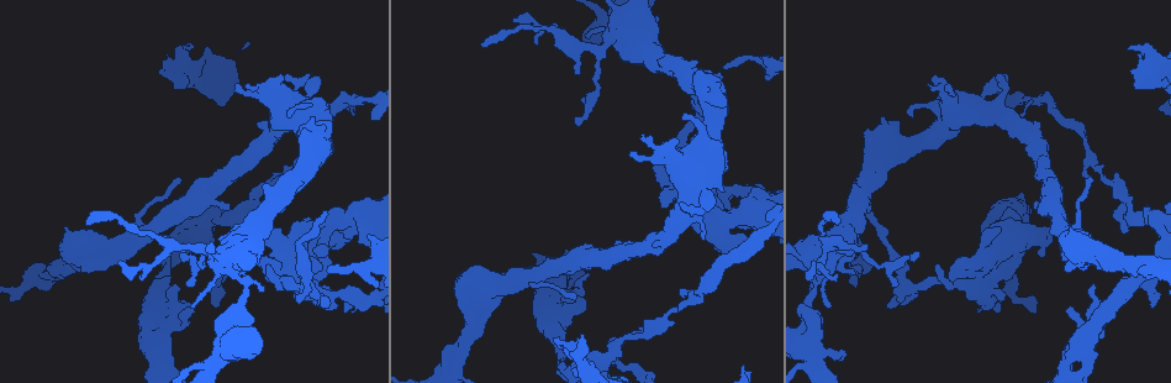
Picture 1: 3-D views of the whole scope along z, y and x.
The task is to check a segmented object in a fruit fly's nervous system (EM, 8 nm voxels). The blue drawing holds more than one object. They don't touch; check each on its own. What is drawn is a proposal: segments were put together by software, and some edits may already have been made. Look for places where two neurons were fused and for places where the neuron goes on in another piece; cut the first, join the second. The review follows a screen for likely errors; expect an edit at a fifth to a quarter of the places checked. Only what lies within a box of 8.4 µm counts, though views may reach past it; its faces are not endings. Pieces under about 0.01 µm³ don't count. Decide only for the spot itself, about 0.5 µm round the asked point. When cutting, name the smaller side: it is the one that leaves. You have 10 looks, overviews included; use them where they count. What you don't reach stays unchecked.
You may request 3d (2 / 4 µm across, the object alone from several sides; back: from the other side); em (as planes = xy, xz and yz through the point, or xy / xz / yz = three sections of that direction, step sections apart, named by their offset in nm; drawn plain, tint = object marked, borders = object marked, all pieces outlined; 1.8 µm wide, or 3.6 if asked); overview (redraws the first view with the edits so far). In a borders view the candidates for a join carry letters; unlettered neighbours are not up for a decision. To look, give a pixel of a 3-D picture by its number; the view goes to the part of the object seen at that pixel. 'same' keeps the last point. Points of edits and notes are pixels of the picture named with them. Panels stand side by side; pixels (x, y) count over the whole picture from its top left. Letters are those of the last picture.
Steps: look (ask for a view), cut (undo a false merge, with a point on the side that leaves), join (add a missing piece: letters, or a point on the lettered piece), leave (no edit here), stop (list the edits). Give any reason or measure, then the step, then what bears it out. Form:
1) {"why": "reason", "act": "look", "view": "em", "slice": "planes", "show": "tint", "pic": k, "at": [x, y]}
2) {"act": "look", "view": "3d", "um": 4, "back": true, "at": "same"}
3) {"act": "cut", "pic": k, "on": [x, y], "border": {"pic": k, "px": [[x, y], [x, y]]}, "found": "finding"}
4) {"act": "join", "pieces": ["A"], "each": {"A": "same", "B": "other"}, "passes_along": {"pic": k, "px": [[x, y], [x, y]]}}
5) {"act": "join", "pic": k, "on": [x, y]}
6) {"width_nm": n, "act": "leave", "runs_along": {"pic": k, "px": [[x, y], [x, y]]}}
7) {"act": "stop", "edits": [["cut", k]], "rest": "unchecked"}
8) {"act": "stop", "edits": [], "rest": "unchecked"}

{"why": "looks like a crossing", "act": "look", "view": "3d", "um": 4, "pic": 1, "at": [840, 246]}

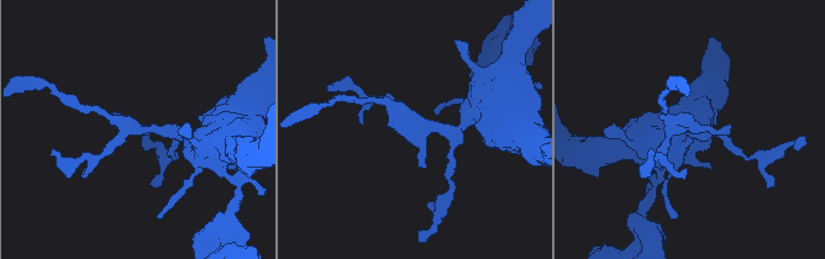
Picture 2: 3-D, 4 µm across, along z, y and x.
{"act": "look", "view": "em", "slice": "planes", "show": "tint", "pic": 2, "at": [142, 128]}

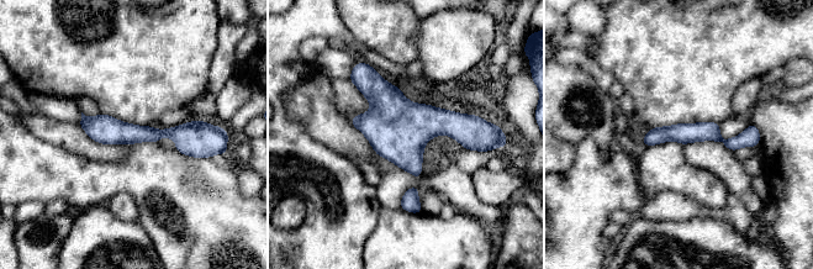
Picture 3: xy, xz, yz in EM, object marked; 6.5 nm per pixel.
{"why": "see the neighbours", "act": "look", "view": "em", "slice": "planes", "show": "borders", "at": "same"}

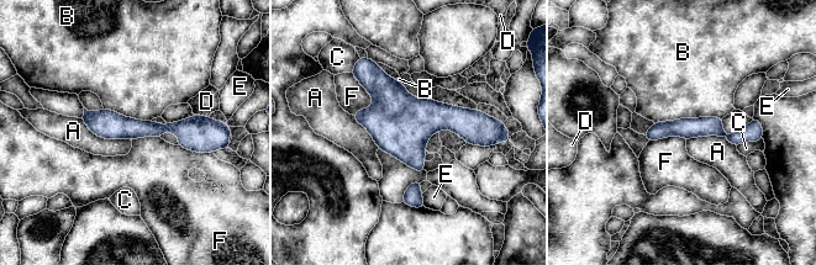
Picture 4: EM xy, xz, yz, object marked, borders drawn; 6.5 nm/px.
{"act": "leave", "each": {"A": "other", "B": "other", "C": "other", "D": "other", "E": "other", "F": "other"}, "runs_along": {"pic": 4, "px": [[85, 117], [124, 128], [206, 122]]}, "found": "one neuron here"}

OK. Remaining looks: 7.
{"why": "a narrow waist", "act": "look", "view": "em", "slice": "planes", "show": "borders", "pic": 1, "at": [245, 289]}

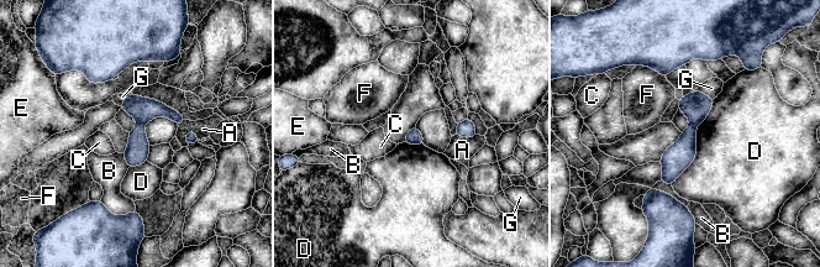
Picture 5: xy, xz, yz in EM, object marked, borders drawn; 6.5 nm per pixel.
{"width_nm": 100, "act": "cut", "pic": 5, "on": [677, 157], "each": {"A": "other", "B": "other", "C": "other", "D": "other", "E": "other", "F": "other", "G": "other"}, "border": {"pic": 5, "px": [[692, 124], [695, 126]]}, "found": "a second neuron is stuck on"}

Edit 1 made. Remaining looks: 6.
{"why": "thick end", "act": "look", "view": "3d", "um": 2, "pic": 1, "at": [1049, 234]}

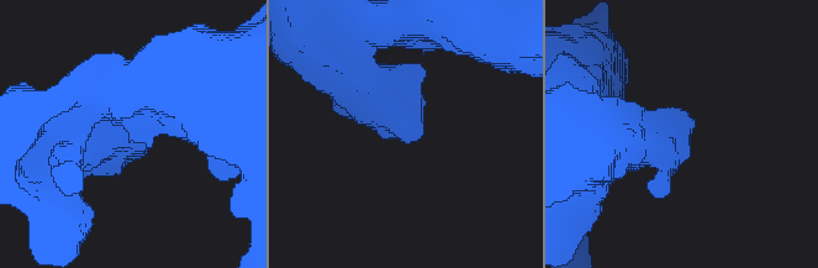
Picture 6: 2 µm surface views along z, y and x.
{"why": "now the EM", "act": "look", "view": "em", "slice": "xy", "step": 4, "show": "tint", "pic": 6, "at": [422, 134]}

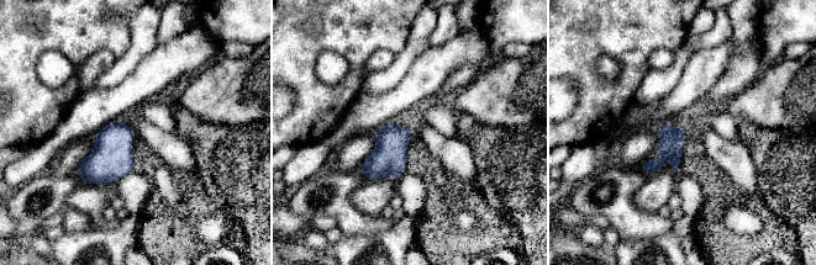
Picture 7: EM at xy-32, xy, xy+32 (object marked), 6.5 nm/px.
{"why": "another direction", "act": "look", "view": "em", "slice": "planes", "show": "borders", "at": "same"}

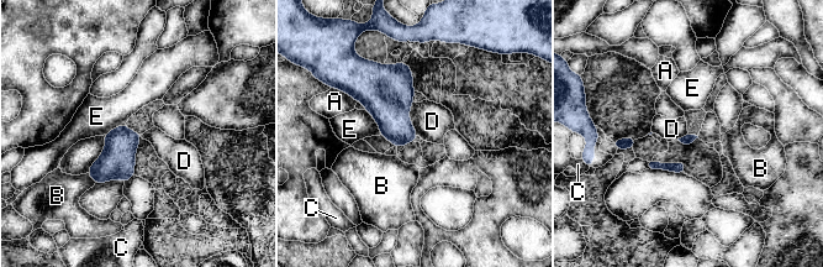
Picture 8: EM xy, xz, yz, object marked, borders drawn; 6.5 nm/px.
{"act": "leave", "each": {"A": "other", "B": "other", "C": "other", "D": "other", "E": "other"}, "found": "none of them fits"}

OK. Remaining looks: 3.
{"why": "stops while still wide", "act": "look", "view": "em", "slice": "planes", "show": "tint", "pic": 1, "at": [228, 209]}

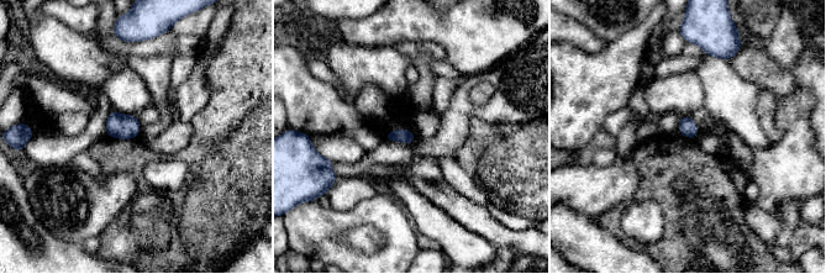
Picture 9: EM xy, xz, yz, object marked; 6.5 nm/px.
{"why": "see the neighbours", "act": "look", "view": "em", "slice": "planes", "show": "borders", "at": "same"}

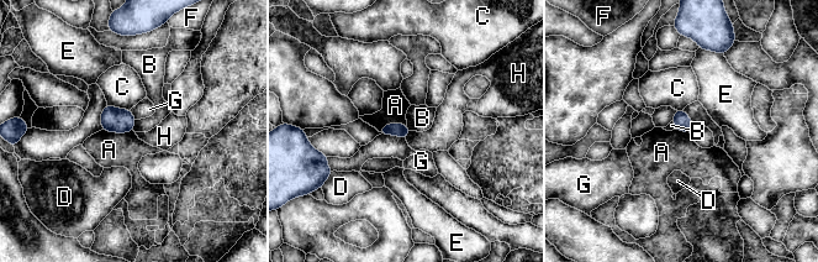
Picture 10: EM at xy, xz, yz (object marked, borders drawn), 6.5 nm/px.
{"act": "leave", "each": {"A": "other", "B": "other", "C": "other", "D": "other", "E": "other", "F": "other", "G": "other", "H": "other"}, "border": {"pic": 10, "px": [[103, 129], [110, 132], [132, 131]]}, "found": "none of them fits"}

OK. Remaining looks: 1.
{"act": "stop", "edits": [["cut", 5]], "rest": "unchecked"}

